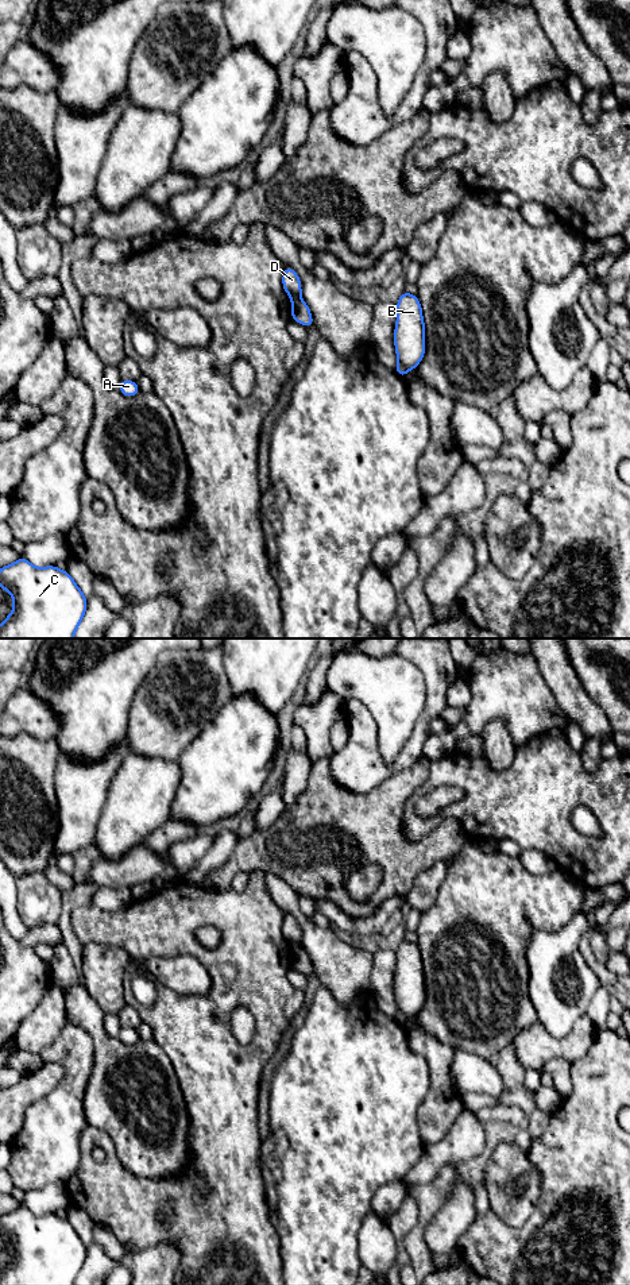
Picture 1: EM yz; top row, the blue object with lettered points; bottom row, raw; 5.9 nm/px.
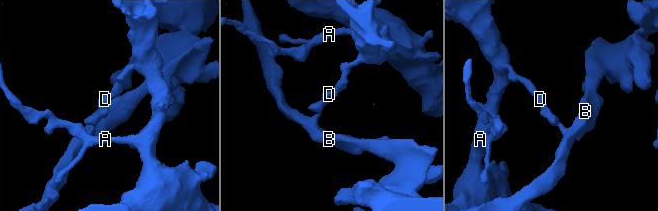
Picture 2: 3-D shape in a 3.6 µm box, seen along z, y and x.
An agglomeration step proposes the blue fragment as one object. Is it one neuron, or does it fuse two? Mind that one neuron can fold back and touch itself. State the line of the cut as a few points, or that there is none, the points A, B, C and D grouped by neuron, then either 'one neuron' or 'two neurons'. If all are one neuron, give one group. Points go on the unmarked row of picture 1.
yz (300, 945), (292, 948) | A C D / B | two neurons

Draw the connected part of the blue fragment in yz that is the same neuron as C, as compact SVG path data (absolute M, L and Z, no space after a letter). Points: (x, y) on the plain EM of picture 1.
M26 1205L0 1216L0 1236L5 1236L13 1249L13 1259L0 1272L0 1285L74 1285L88 1255L86 1245L67 1219L57 1213L38 1216Z

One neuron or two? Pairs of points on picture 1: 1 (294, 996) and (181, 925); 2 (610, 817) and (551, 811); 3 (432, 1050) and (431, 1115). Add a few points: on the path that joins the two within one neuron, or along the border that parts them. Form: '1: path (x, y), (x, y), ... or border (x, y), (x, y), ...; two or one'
1: path (265, 988), (246, 969), (203, 954); one
2: path (595, 802), (583, 790), (572, 790), (565, 797); one
3: path (439, 1067), (439, 1099); one

